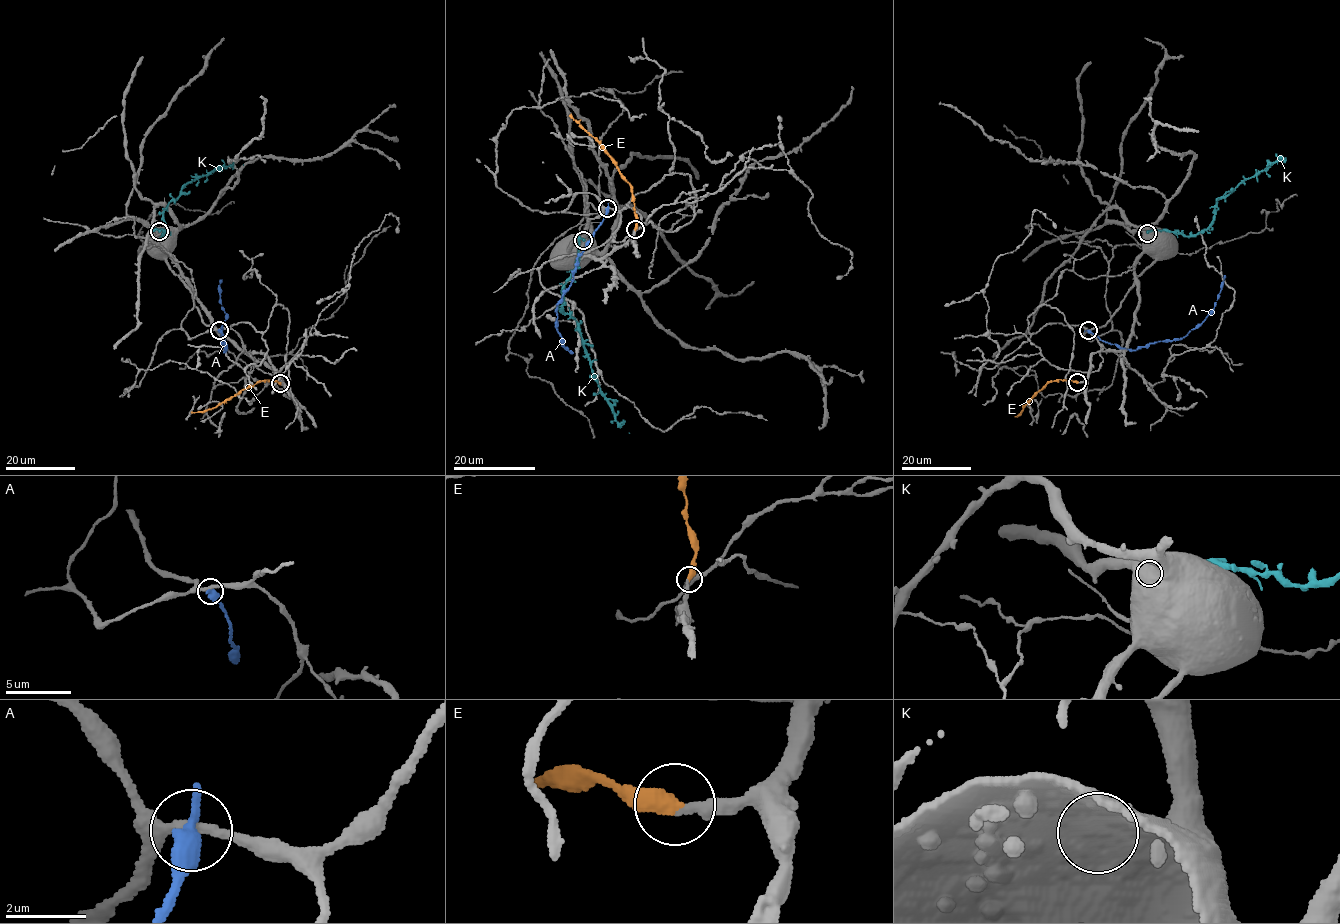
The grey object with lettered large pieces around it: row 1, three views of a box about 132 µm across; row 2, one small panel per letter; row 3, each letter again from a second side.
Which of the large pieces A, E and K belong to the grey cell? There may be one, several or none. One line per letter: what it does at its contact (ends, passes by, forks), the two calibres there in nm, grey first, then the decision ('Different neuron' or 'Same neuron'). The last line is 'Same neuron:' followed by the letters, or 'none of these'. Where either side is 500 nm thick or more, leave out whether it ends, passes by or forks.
A: Thickness 260 nm (grey) against 600 nm. Different neuron
E: It ends there. Thickness 280 nm (grey) against 440 nm. Same neuron
K: Thickness 750 nm (grey) against 320 nm. Different neuron
Same neuron: E

